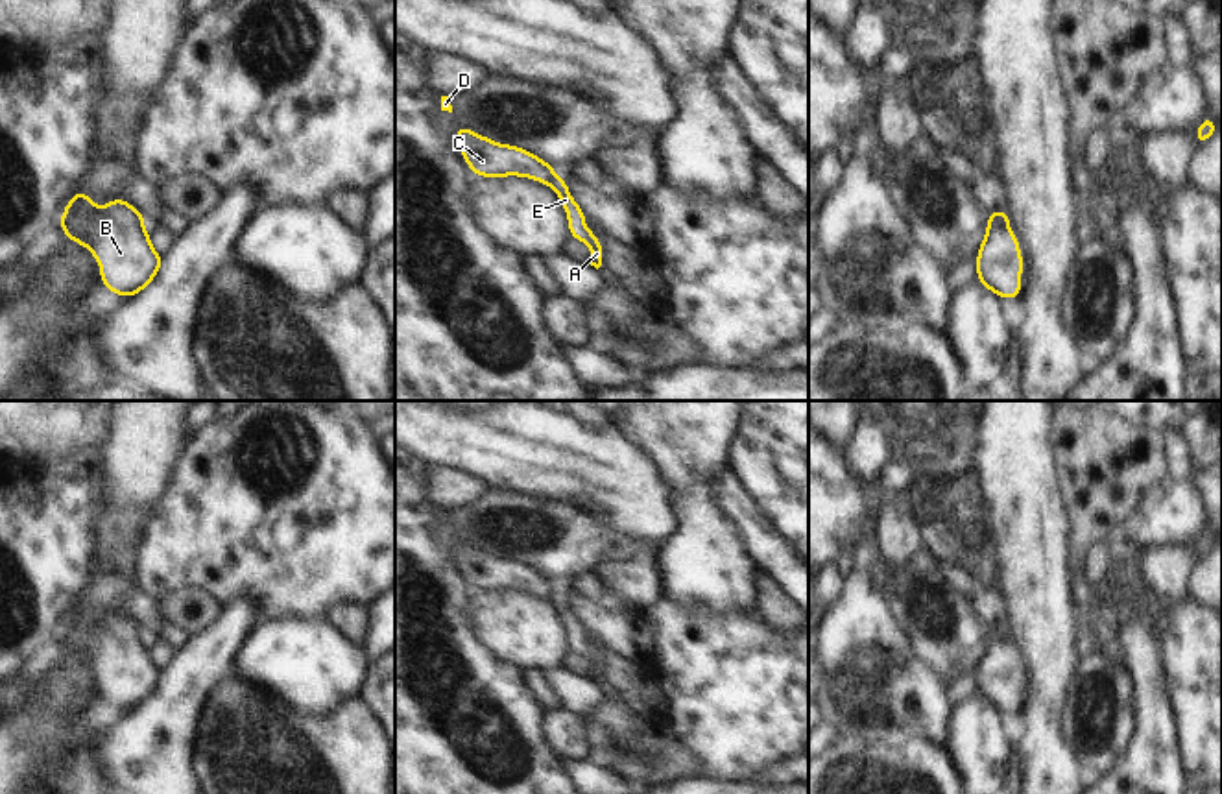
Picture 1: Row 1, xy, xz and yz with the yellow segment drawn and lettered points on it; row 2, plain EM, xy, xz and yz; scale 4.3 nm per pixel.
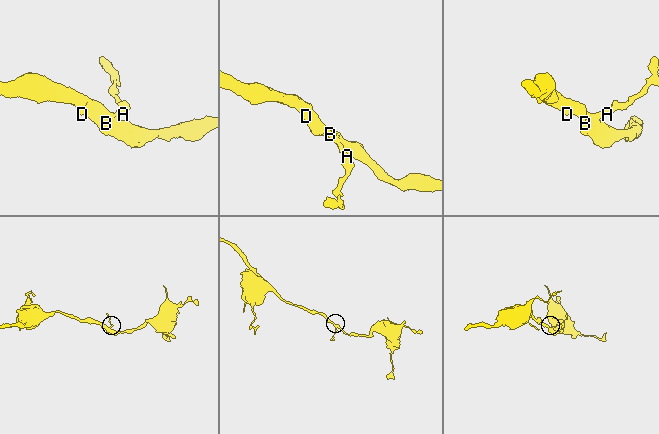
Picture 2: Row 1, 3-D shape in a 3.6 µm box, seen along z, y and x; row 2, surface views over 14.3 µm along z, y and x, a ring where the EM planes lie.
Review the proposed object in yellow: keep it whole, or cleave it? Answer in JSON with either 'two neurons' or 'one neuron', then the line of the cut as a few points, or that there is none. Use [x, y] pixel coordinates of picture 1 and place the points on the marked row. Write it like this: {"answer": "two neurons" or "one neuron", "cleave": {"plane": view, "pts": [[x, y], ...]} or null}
{"answer": "two neurons", "cleave": {"plane": "xz", "pts": [[552, 168], [547, 183]]}}

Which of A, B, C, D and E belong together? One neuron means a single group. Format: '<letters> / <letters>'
A E / B C D

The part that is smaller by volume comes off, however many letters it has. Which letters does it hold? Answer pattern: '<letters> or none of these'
A, E

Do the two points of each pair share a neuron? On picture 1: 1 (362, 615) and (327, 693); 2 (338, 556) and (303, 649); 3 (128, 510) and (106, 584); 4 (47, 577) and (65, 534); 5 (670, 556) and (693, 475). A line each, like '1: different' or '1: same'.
1: different
2: different
3: same
4: same
5: same

